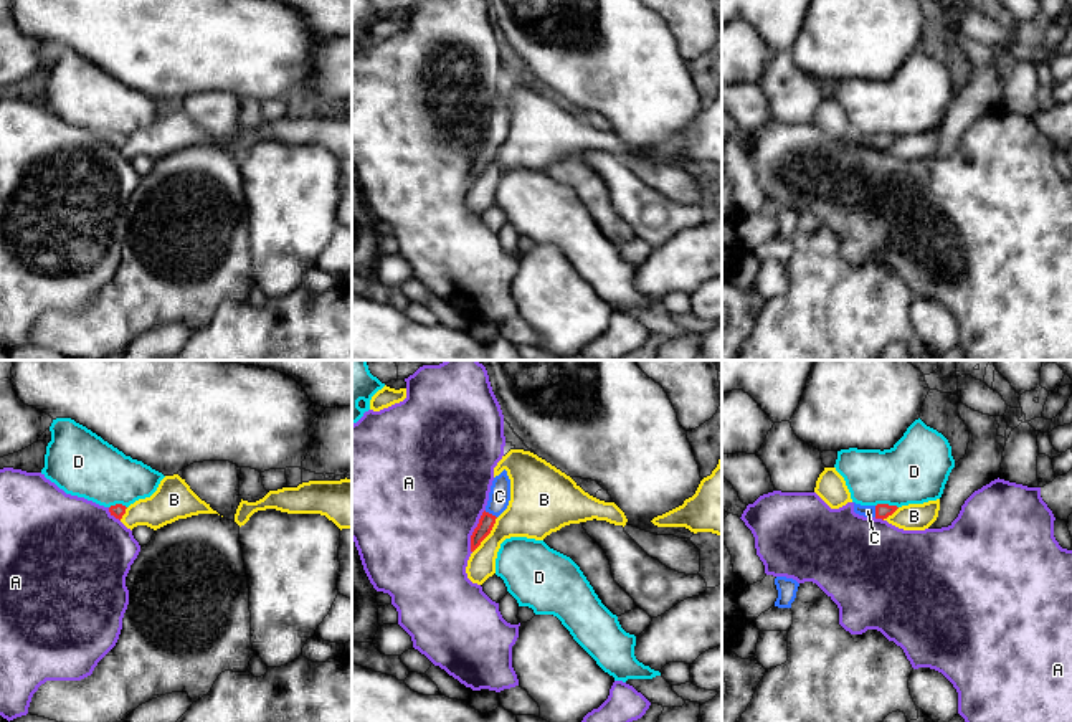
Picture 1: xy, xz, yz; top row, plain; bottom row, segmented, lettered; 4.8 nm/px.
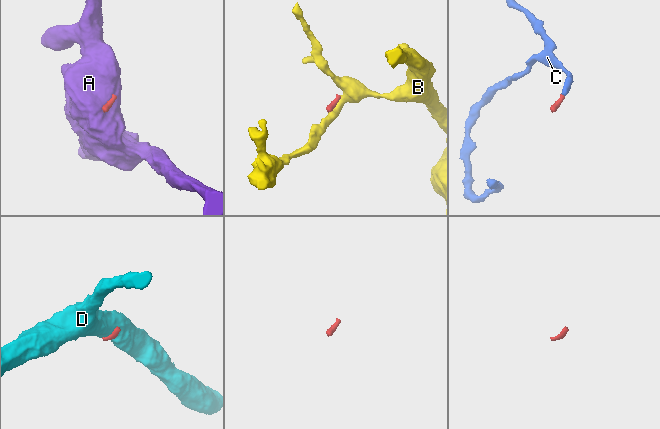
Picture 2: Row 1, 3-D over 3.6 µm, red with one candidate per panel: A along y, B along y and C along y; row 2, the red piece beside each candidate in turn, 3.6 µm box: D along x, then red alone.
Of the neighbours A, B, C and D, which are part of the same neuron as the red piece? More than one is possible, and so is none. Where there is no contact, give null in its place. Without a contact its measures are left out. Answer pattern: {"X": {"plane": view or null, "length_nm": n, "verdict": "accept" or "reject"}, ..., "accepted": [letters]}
{"A": {"plane": "xz", "length_nm": 220, "verdict": "reject"}, "B": {"plane": "xz", "length_nm": 220, "verdict": "reject"}, "C": {"plane": "xz", "length_nm": 70, "verdict": "accept"}, "D": {"plane": "yz", "length_nm": 110, "verdict": "reject"}, "accepted": ["C"]}

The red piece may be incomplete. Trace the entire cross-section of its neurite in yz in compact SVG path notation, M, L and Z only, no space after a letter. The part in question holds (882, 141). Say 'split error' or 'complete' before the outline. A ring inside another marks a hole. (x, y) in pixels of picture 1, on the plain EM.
split error | M854 132L854 142L864 147L875 147L875 149L887 149L892 145L899 137L889 134L877 134L877 135L861 135Z

